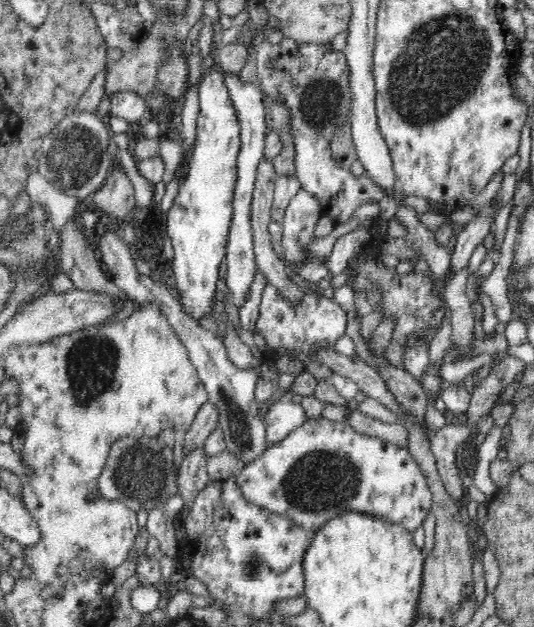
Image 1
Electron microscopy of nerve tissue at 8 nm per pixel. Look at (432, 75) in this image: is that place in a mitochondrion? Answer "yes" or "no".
yes

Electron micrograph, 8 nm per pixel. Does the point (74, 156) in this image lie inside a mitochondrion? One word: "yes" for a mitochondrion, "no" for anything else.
yes

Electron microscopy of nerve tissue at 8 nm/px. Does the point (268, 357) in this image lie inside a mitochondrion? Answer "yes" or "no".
no

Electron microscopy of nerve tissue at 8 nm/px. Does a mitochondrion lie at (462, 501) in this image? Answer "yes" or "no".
no

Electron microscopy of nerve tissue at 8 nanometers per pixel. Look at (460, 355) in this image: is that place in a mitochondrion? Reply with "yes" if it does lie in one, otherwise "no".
no

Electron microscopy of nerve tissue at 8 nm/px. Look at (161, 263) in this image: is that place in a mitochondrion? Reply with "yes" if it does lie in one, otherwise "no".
no

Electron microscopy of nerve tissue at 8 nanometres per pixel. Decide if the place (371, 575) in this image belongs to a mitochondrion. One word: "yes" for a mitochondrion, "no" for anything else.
no

